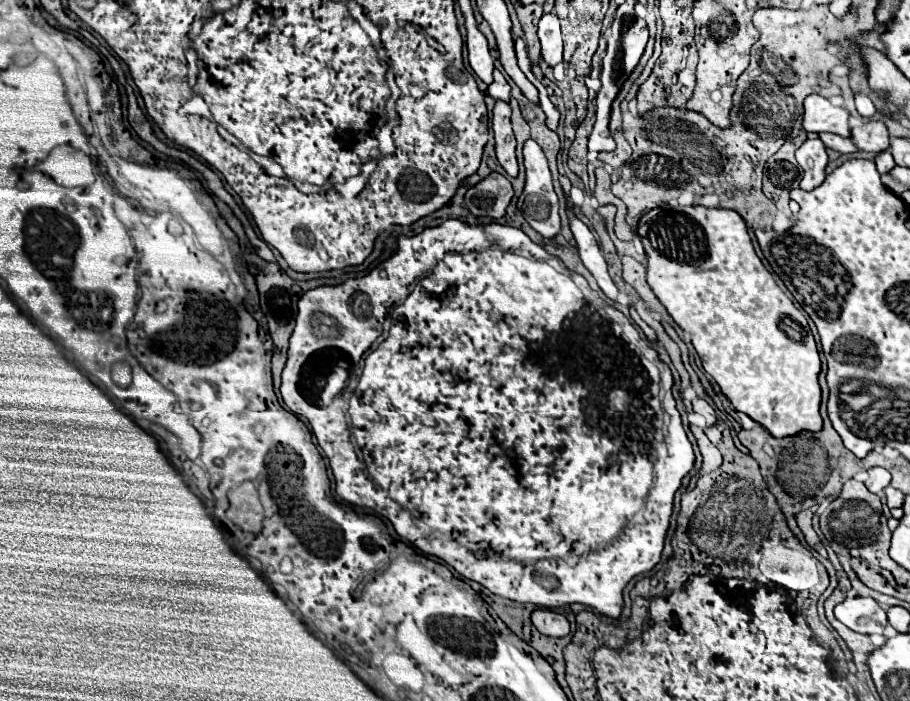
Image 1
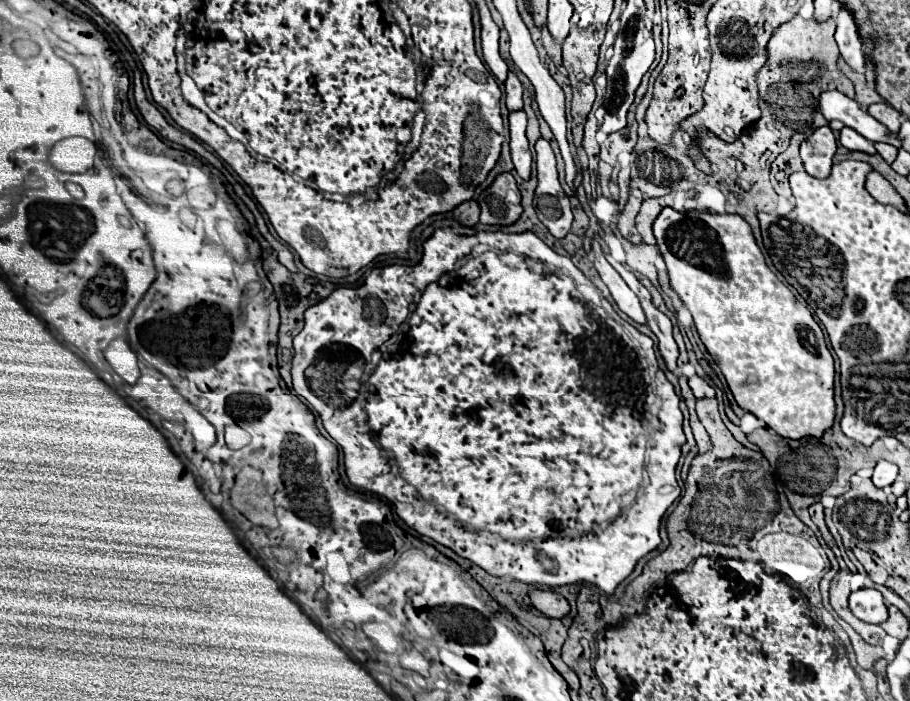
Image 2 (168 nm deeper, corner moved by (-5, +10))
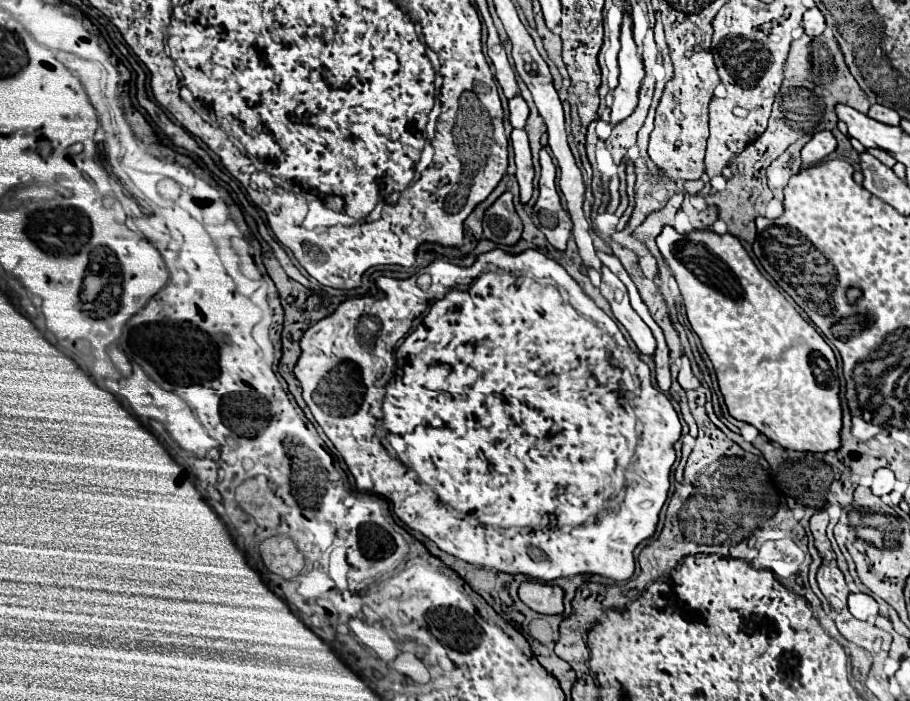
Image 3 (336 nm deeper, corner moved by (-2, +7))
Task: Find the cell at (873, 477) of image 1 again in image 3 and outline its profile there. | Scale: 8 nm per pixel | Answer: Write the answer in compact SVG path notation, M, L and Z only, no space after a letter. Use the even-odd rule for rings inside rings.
M878 469L874 473L874 483L872 483L872 493L882 497L888 495L894 489L894 473L890 469Z

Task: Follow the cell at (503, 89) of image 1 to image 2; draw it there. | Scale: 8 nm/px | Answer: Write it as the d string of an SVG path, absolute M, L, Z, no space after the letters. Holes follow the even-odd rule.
M509 72L507 80L505 80L505 104L509 110L521 110L523 108L523 100L521 100L521 94L523 94L523 86L519 82L519 78Z

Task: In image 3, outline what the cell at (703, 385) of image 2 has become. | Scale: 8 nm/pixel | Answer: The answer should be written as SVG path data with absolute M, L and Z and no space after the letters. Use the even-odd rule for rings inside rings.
M682 355L682 369L678 373L678 383L682 385L682 389L698 389L700 387L700 381L690 371L690 361L686 355Z

